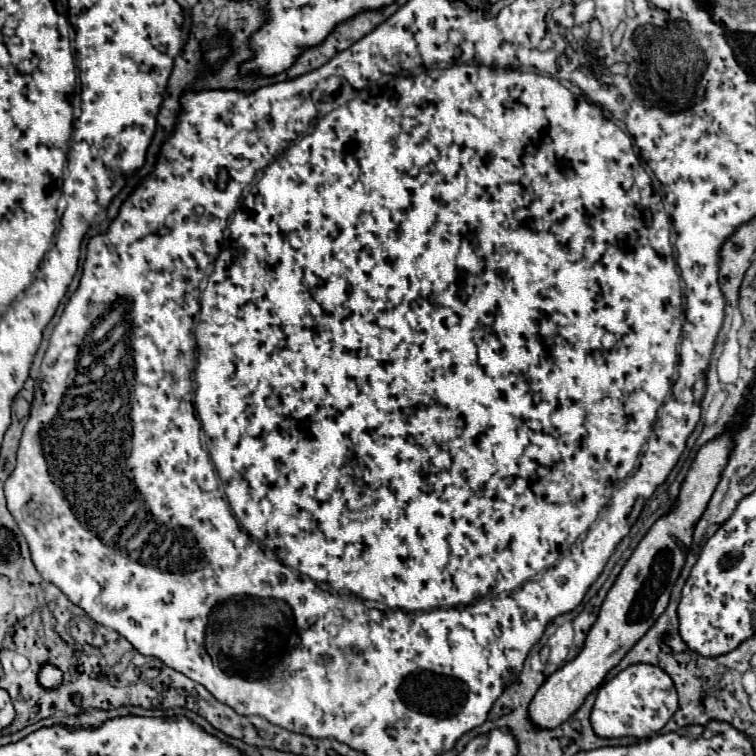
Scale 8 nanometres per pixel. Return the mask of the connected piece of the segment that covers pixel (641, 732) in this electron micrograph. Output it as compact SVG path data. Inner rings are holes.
M636 663L620 671L614 679L606 681L598 689L598 697L592 709L592 727L600 737L650 737L658 733L678 709L678 697L674 683L666 671L656 665Z

